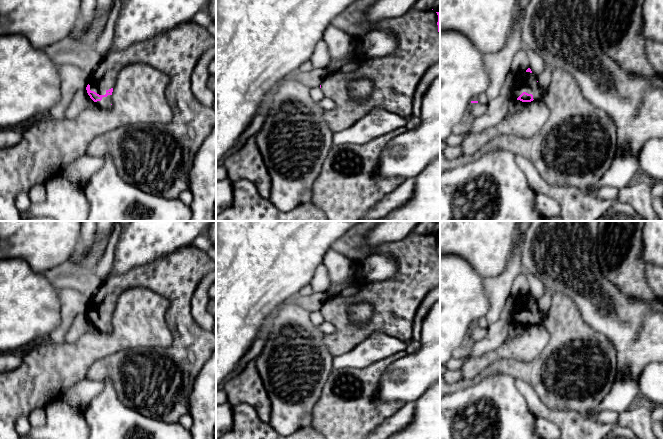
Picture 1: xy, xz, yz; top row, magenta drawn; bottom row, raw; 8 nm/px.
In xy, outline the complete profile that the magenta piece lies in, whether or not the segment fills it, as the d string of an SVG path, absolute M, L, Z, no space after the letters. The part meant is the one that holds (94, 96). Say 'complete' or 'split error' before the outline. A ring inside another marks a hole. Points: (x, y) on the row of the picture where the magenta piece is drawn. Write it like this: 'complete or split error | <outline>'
split error | M190 21L148 41L103 56L86 87L96 105L102 108L111 106L113 88L125 66L145 63L168 76L166 98L172 110L172 120L169 123L129 125L108 131L90 142L86 154L100 158L110 156L119 176L145 193L167 199L179 198L182 192L189 189L189 171L198 149L216 125L213 107L203 106L191 89L191 75L199 58L214 45L216 38L204 27Z

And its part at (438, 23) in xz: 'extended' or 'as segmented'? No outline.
extended

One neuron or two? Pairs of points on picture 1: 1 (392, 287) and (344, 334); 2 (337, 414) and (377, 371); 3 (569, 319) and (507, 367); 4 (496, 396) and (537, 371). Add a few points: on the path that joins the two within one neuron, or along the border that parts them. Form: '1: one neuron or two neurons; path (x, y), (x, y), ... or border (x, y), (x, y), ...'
1: one neuron; path (392, 303), (369, 327), (360, 333)
2: one neuron; path (350, 408), (363, 397), (365, 384)
3: one neuron; path (563, 338), (534, 368), (526, 368)
4: two neurons; border (493, 374), (506, 373), (516, 378)

